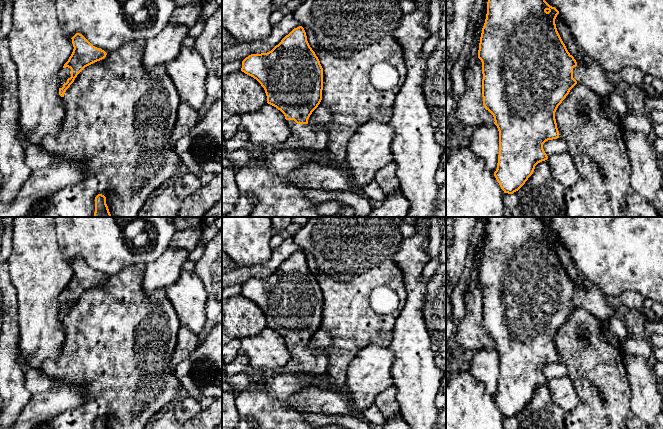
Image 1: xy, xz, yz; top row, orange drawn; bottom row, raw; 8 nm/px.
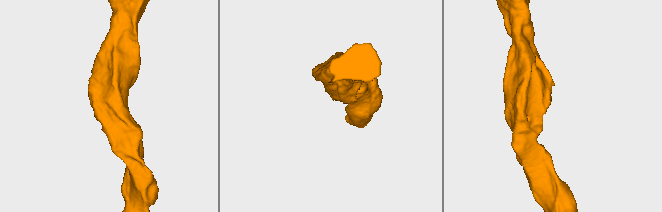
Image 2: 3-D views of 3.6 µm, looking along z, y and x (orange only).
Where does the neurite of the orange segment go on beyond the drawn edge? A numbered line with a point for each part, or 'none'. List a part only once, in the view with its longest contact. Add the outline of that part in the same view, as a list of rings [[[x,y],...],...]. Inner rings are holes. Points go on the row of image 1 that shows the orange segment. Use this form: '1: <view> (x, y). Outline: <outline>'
1: xy (65, 73). Outline: [[[66,67],[62,68],[60,71],[60,80],[59,80],[59,88],[63,87],[63,84],[67,82],[67,79],[71,77],[71,69]]]

